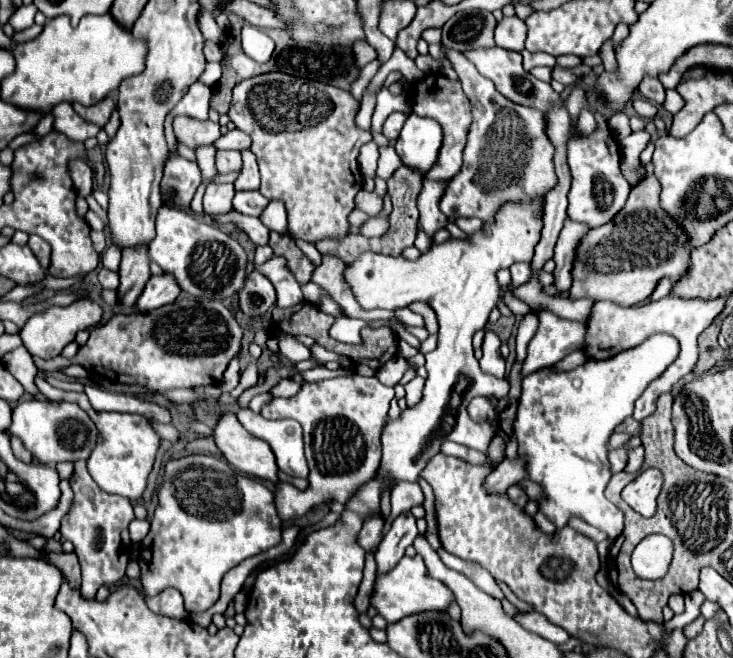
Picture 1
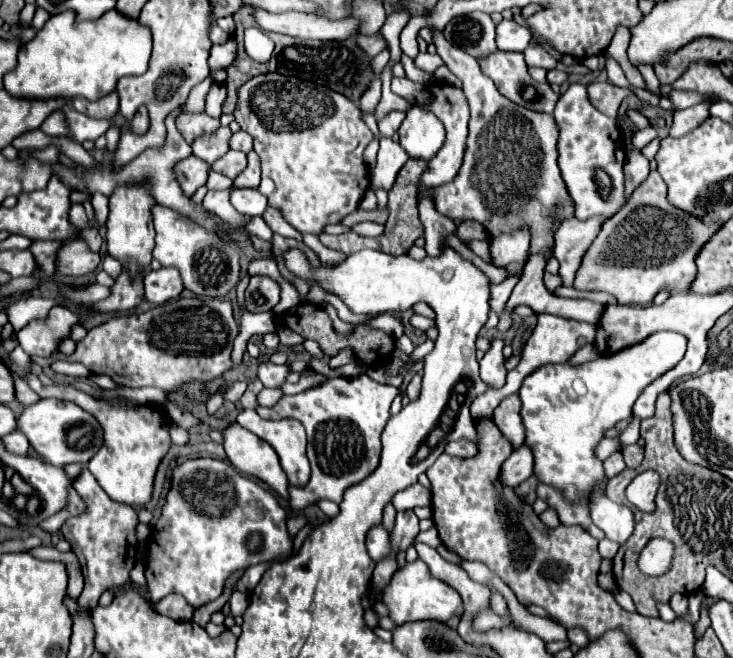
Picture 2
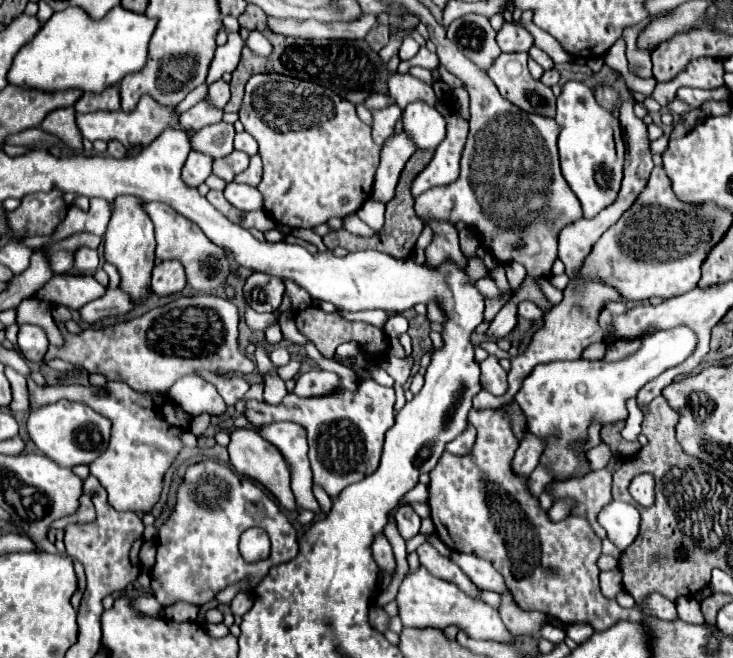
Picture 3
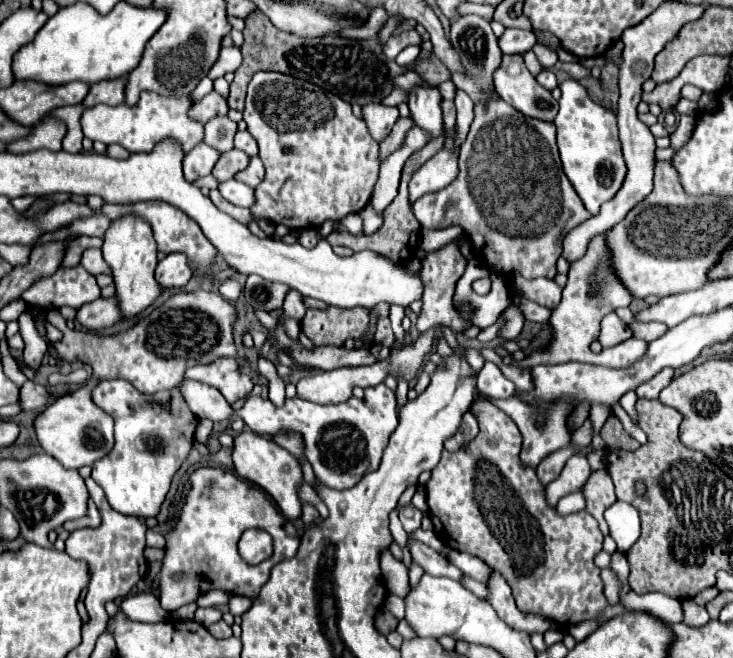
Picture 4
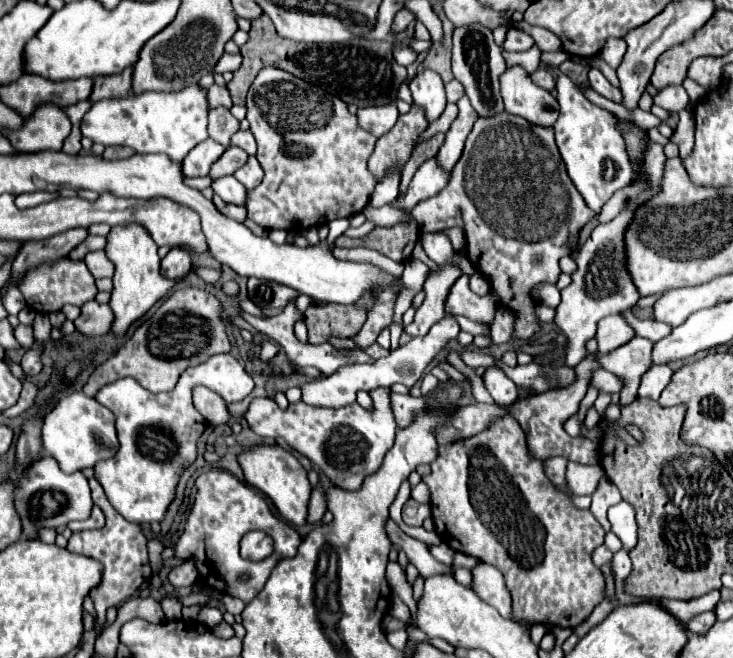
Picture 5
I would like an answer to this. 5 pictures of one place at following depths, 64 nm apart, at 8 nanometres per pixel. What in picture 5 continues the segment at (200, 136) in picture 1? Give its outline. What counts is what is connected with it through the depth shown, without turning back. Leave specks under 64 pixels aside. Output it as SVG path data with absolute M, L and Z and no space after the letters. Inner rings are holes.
M212 86L208 90L208 110L214 110L218 106L224 106L224 108L232 108L232 100L230 100L230 94L228 94L228 88L222 88L222 86Z

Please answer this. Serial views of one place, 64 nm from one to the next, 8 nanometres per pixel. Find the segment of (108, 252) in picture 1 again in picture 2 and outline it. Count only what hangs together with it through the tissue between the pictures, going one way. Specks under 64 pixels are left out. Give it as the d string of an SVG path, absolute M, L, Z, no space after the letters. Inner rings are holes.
M106 254L106 256L104 256L104 262L102 262L102 268L104 268L112 278L116 278L116 276L120 274L120 270L122 270L122 264L120 264L118 258Z

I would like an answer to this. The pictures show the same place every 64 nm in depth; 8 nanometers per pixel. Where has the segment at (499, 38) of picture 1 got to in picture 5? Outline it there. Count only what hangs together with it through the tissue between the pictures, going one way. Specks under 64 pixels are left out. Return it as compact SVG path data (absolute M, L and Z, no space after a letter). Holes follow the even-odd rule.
M510 28L506 34L506 40L502 44L504 50L508 52L522 52L522 50L530 50L534 46L534 40L530 34L520 32L518 28Z

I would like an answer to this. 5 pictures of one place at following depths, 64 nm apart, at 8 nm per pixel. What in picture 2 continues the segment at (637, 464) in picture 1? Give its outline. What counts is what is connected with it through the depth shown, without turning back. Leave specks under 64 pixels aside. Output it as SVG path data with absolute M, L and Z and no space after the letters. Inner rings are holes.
M638 444L625 446L622 453L626 466L631 469L637 468L644 458L644 449Z

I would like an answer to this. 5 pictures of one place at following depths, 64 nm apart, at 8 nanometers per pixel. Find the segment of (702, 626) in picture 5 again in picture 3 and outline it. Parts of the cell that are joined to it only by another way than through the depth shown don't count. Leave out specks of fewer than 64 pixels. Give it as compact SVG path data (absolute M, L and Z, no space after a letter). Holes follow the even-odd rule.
M676 598L676 610L678 610L678 618L690 624L704 624L702 612L700 612L700 604L694 598Z

